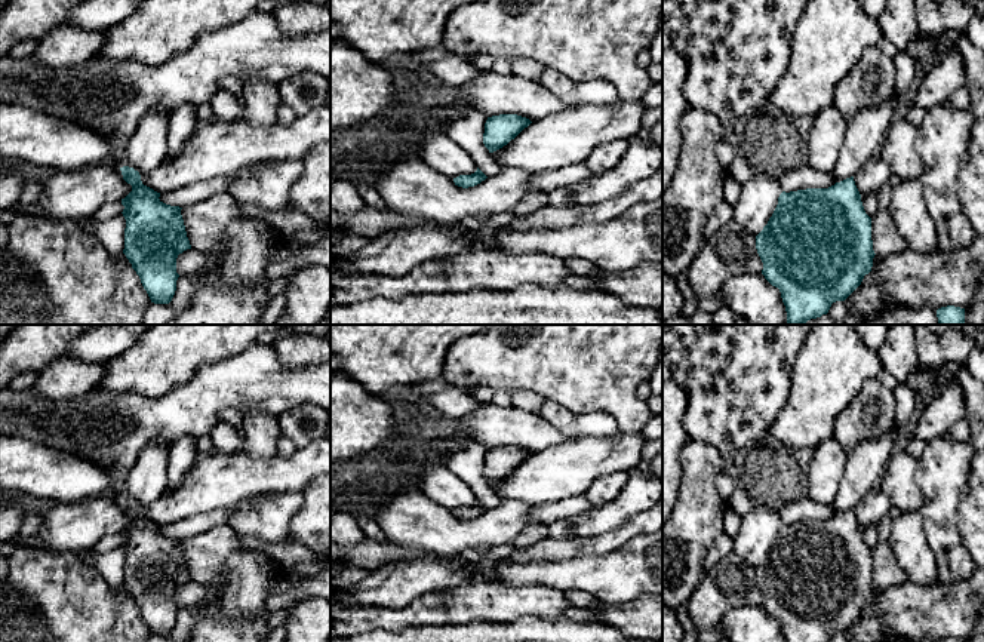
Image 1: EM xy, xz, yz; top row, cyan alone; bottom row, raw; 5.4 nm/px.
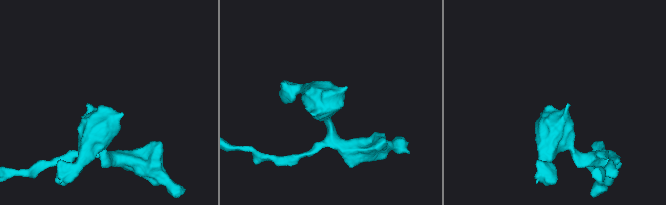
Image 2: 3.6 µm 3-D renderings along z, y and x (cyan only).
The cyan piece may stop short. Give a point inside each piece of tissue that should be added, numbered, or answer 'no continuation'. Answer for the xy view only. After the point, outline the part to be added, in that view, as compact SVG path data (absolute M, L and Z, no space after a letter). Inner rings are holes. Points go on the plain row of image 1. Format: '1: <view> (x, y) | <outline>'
1: xy (111, 429) | M252 344L222 362L203 365L193 380L159 399L92 388L80 400L50 402L34 387L21 391L4 387L0 390L0 434L24 437L77 454L96 464L111 466L116 474L110 494L123 500L127 473L145 446L172 446L182 436L199 442L210 436L227 408L237 408L242 414L258 409L280 415L305 403L319 405L330 412L330 362L287 369L279 360L274 345Z

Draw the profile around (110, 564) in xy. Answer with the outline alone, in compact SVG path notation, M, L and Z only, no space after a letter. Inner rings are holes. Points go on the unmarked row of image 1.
M123 546L95 553L95 568L102 574L108 586L114 590L120 589L124 581L126 552Z

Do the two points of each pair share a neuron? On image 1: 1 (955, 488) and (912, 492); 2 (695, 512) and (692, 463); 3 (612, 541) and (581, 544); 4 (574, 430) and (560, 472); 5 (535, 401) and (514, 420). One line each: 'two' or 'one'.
1: two
2: one
3: one
4: two
5: two

